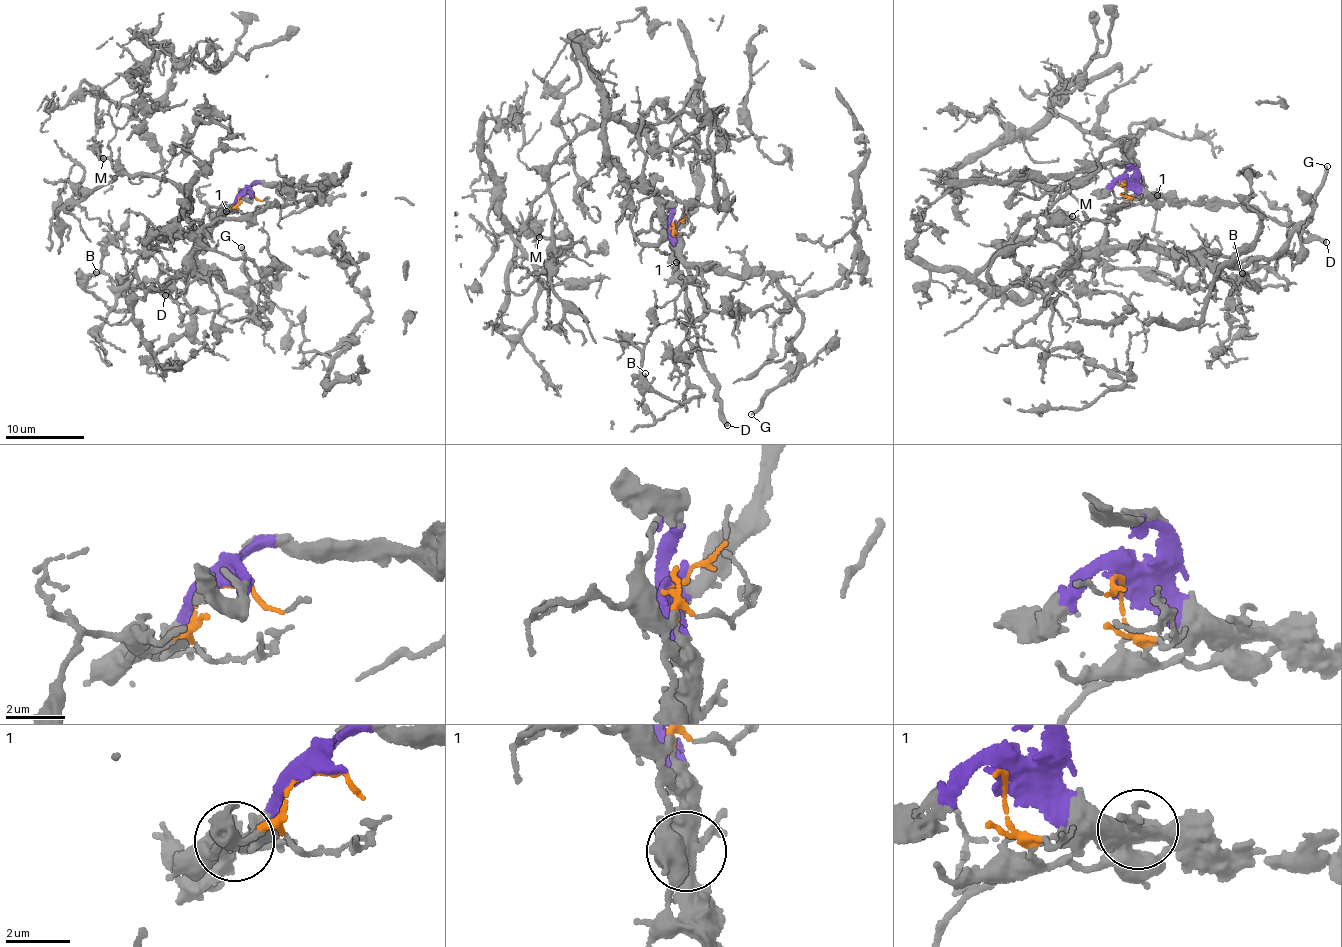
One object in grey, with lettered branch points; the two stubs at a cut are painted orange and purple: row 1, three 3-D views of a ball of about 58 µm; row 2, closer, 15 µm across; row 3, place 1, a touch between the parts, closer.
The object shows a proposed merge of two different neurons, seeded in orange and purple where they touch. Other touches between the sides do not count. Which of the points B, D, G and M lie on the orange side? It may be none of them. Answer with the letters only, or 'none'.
B, G, M

